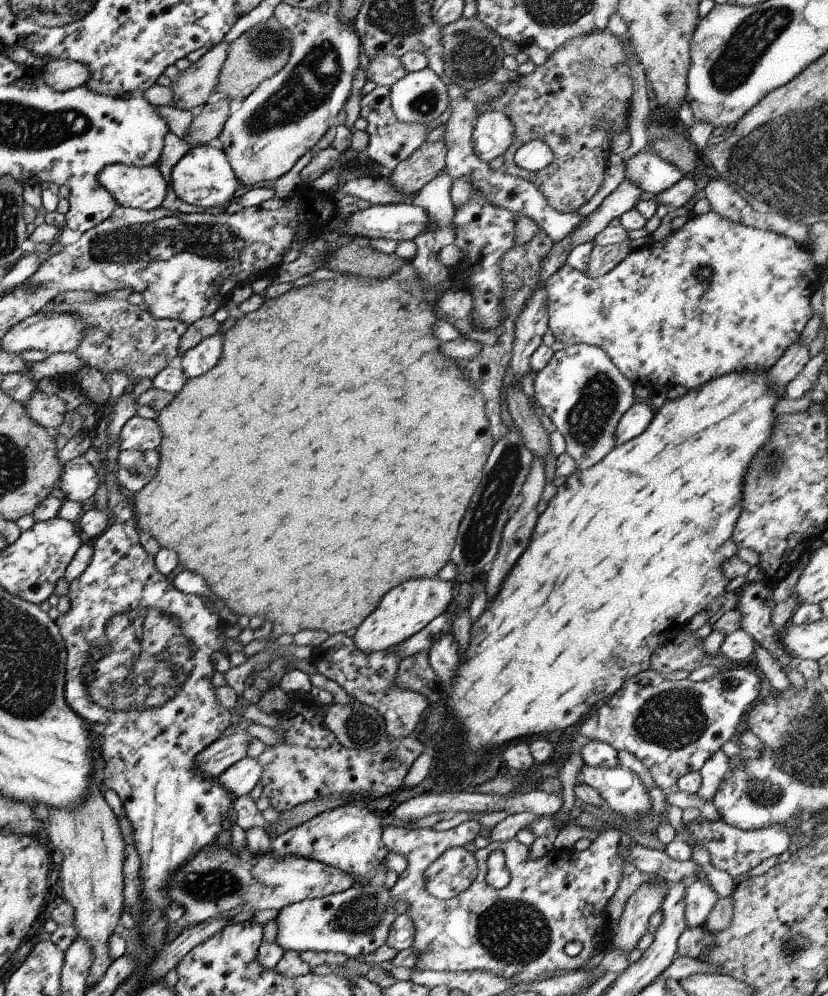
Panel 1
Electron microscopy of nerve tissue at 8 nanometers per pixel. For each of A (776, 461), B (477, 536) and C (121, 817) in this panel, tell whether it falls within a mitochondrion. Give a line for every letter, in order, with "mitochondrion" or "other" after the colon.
A: mitochondrion
B: mitochondrion
C: other

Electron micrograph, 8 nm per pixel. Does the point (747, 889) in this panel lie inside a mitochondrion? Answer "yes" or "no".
no

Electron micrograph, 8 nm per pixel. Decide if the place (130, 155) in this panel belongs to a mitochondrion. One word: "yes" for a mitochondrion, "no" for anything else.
no

